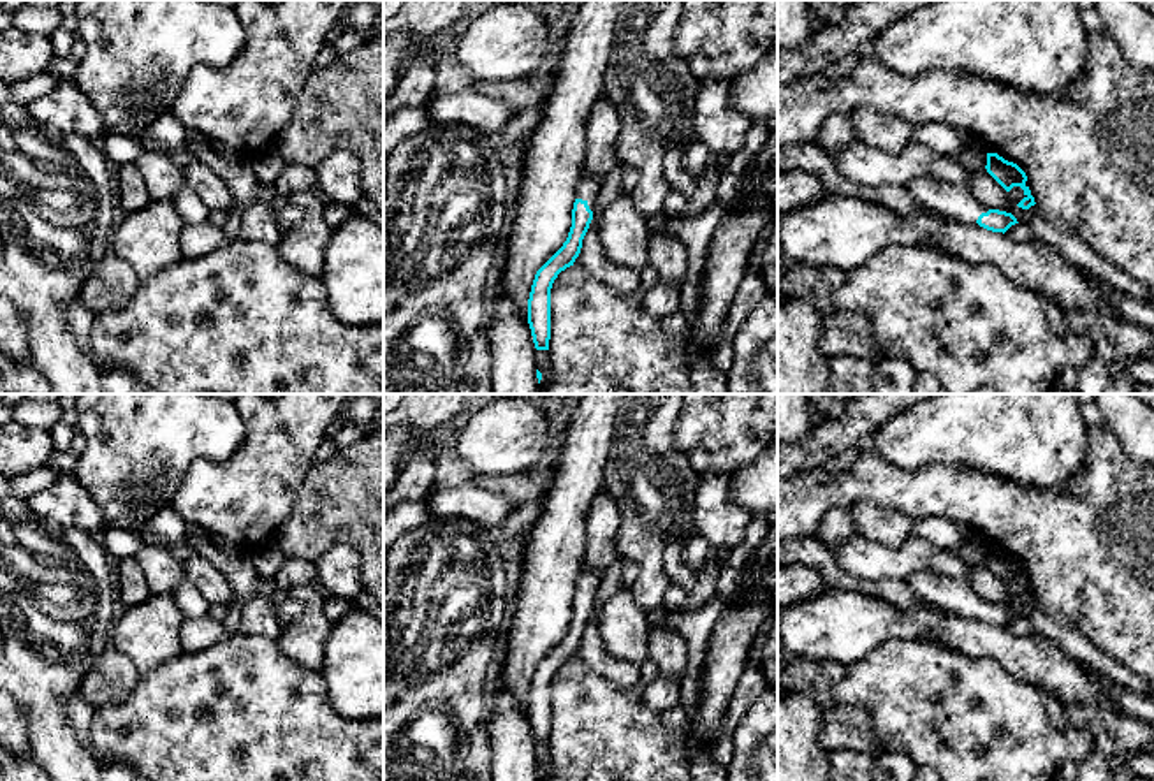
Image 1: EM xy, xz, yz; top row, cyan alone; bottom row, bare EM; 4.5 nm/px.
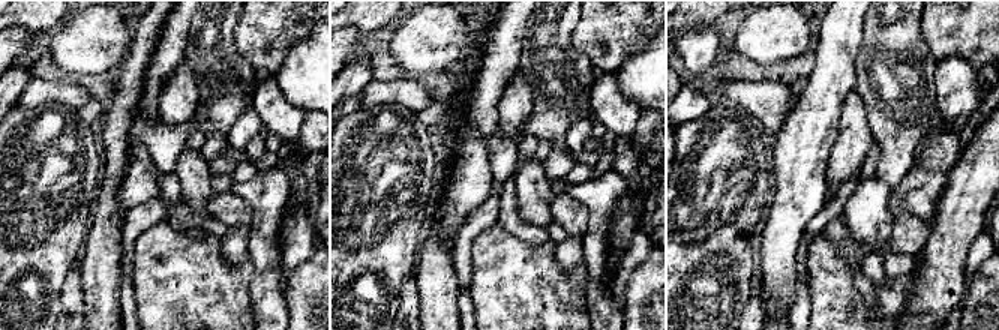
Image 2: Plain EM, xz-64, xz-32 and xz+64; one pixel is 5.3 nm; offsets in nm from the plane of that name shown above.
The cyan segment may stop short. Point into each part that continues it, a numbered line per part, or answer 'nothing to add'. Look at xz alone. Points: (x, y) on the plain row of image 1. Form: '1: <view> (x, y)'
1: xz (588, 581)

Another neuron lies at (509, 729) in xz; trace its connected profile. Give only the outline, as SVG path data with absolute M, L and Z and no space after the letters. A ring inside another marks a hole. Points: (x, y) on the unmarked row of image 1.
M500 679L484 728L493 748L491 781L540 781L530 718Z

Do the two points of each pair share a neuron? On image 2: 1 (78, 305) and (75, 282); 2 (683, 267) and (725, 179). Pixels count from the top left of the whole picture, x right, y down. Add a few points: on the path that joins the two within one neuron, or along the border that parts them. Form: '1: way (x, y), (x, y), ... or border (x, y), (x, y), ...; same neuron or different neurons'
1: way (75, 299), (75, 288); same neuron
2: way (687, 245), (714, 201); same neuron

